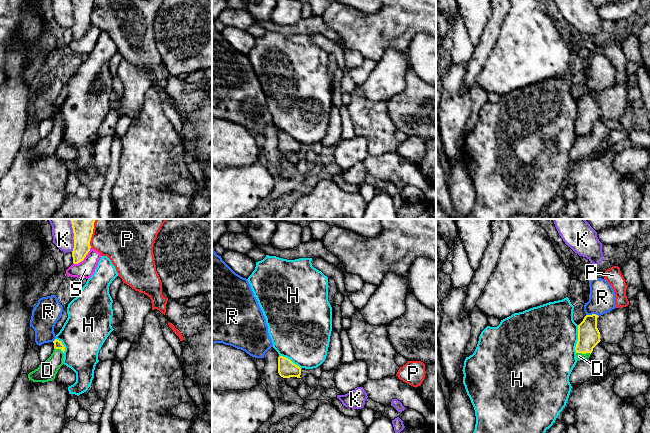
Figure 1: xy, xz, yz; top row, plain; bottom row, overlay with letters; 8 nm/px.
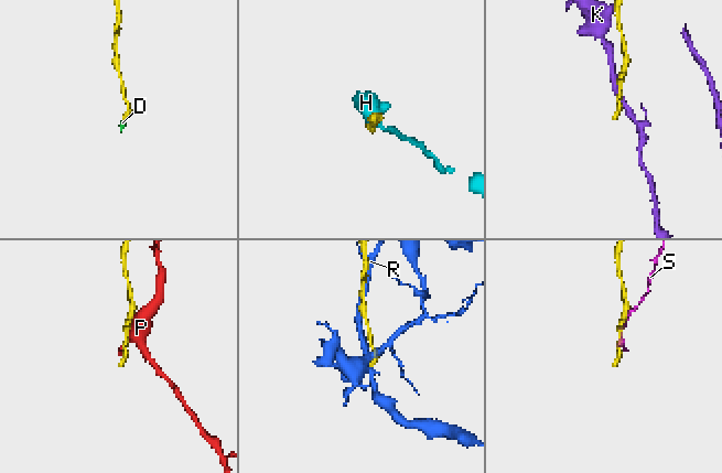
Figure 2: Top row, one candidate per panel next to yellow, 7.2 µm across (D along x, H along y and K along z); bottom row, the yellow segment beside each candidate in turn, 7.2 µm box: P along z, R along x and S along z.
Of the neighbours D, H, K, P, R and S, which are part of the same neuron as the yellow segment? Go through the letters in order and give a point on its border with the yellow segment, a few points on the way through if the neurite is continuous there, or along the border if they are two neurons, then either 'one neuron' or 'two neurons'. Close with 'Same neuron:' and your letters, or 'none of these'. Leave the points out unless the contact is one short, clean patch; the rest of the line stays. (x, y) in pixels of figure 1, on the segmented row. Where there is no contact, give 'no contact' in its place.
D: meets yellow in yz at (583, 353); runs through yz (588, 334), (583, 353), (579, 356); one neuron
H: meets yellow in yz at (578, 339); border along yz (578, 325), (578, 340), (575, 352); two neurons
K: meets yellow in xy at (74, 235); two neurons
P: meets yellow in xy at (92, 233); border along xy (95, 219), (90, 246); two neurons
R: meets yellow in yz at (592, 314); border along yz (586, 314), (596, 314), (598, 316); two neurons
S: meets yellow in xy at (84, 257); two neurons
Same neuron: D

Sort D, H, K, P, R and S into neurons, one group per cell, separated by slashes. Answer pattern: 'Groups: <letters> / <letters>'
Groups: D / H / K / P / R / S

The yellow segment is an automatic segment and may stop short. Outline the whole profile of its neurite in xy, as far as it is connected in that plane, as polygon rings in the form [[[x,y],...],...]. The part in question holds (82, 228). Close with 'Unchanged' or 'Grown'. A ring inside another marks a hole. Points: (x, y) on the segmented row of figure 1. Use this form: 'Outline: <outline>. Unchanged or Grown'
Outline: [[[70,219],[74,233],[73,263],[84,260],[90,251],[95,219]]]. Unchanged

